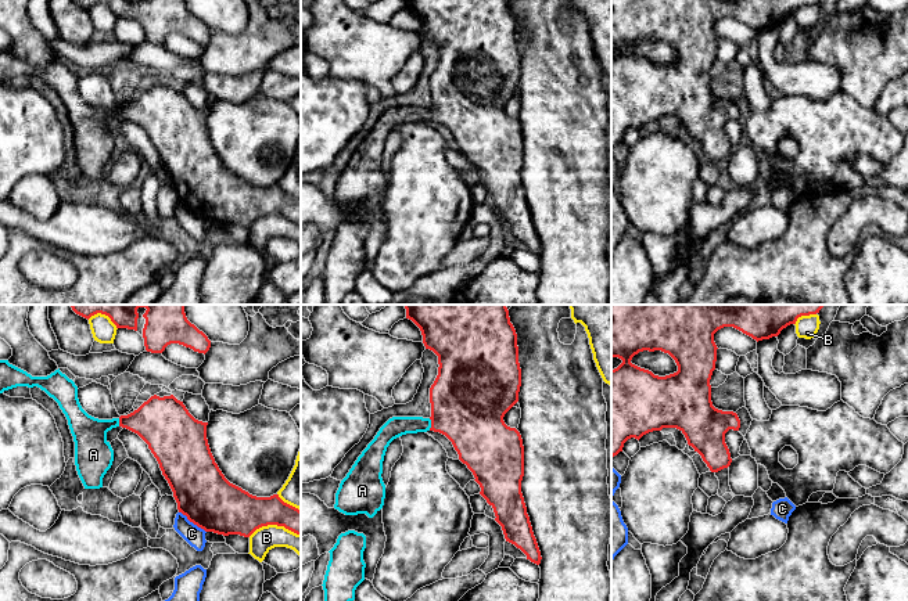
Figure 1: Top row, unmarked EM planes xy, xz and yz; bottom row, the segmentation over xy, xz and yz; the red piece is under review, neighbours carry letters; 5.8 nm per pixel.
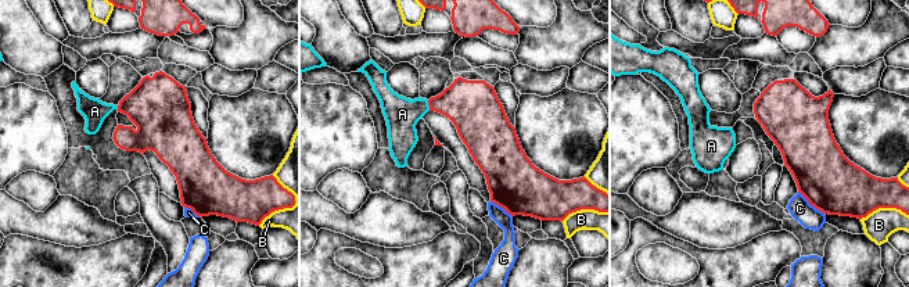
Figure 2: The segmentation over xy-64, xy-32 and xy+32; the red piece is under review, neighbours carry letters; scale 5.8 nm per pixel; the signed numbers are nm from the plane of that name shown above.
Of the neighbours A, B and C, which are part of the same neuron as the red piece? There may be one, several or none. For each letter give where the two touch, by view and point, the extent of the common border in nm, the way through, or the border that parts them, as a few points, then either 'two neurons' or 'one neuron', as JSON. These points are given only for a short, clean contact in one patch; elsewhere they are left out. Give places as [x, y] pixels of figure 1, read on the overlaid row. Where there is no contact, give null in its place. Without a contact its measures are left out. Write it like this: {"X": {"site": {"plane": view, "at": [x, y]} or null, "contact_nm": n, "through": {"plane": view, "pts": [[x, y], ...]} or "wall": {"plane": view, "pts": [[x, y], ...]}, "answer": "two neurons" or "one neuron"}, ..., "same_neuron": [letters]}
{"A": {"site": {"plane": "xz", "at": [431, 424]}, "contact_nm": 70, "through": {"plane": "xz", "pts": [[467, 400], [451, 416], [431, 424], [395, 427]]}, "answer": "one neuron"}, "B": {"site": {"plane": "xy", "at": [273, 524]}, "contact_nm": 300, "answer": "two neurons"}, "C": {"site": {"plane": "xy", "at": [193, 522]}, "contact_nm": 200, "answer": "two neurons"}, "same_neuron": ["A"]}

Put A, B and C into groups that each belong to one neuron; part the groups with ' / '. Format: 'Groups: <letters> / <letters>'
Groups: A / B / C

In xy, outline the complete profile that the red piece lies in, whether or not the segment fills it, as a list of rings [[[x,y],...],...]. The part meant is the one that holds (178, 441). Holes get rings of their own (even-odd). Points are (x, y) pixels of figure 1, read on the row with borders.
[[[0,360],[0,393],[17,386],[37,386],[58,403],[73,436],[75,465],[85,489],[103,487],[103,478],[114,461],[114,450],[107,440],[107,432],[122,427],[137,433],[148,445],[173,492],[179,512],[198,528],[223,536],[250,537],[262,526],[277,525],[301,535],[301,511],[298,508],[284,503],[279,494],[270,497],[252,496],[225,478],[208,445],[208,422],[195,420],[183,402],[173,395],[164,397],[154,395],[128,415],[98,420],[82,409],[78,399],[78,386],[60,368],[47,377],[32,377],[10,364],[8,360]]]

